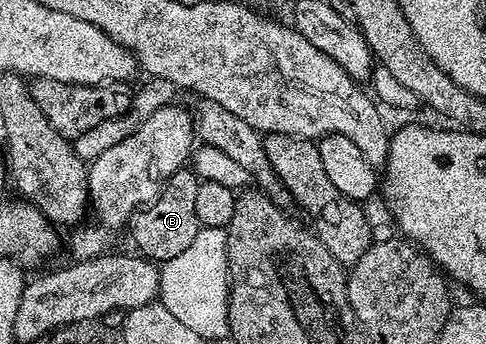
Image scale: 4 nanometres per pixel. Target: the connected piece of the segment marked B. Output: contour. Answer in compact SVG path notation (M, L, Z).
M183 167L166 181L160 195L149 205L138 210L128 222L130 237L139 254L148 261L163 263L176 258L191 246L199 231L196 219L196 187L200 178L189 168Z

